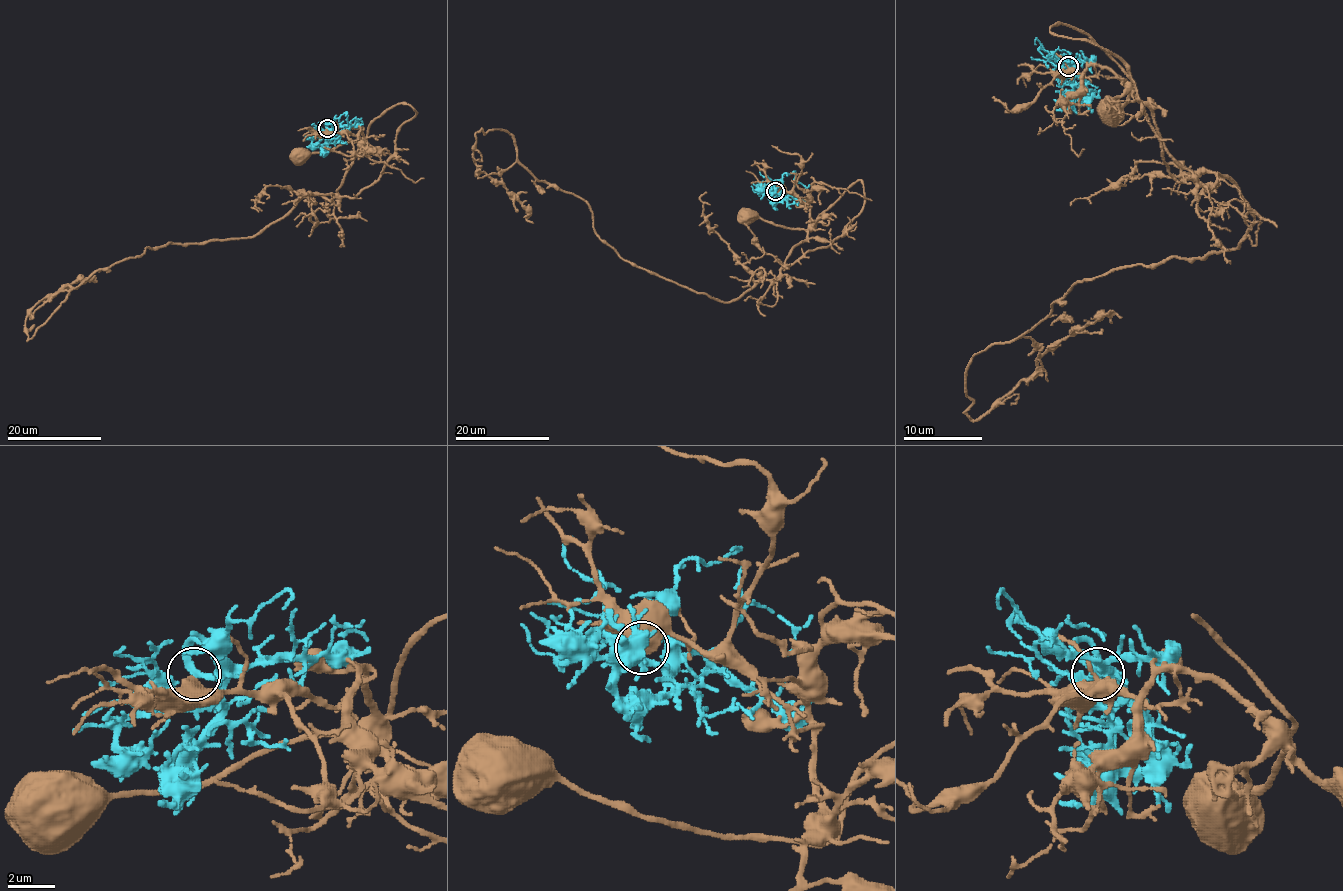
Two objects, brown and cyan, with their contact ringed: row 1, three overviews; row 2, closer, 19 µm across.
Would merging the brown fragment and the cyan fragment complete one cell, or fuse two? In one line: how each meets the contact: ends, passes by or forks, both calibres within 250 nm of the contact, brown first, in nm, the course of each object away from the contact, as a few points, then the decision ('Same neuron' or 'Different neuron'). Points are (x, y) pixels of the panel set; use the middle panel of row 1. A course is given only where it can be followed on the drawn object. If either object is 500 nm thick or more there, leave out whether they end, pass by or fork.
Thickness 650 nm (brown) against 400 nm. Course of brown: (775, 191), (780, 188), (792, 191), (810, 209), (809, 228), (792, 229), (746, 217). Course of cyan: (775, 191), (780, 191), (774, 193), (760, 173), (761, 169). Different neuron

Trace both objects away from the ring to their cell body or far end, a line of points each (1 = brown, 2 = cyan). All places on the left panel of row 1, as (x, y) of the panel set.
1: (327, 129), (332, 132), (357, 135), (362, 129), (363, 137), (326, 151), (301, 152), (298, 156)
2: (327, 129), (332, 131), (326, 135), (313, 123)

